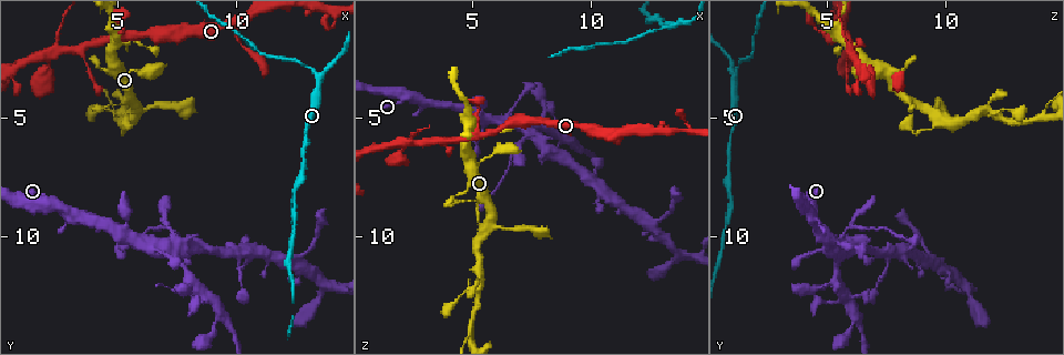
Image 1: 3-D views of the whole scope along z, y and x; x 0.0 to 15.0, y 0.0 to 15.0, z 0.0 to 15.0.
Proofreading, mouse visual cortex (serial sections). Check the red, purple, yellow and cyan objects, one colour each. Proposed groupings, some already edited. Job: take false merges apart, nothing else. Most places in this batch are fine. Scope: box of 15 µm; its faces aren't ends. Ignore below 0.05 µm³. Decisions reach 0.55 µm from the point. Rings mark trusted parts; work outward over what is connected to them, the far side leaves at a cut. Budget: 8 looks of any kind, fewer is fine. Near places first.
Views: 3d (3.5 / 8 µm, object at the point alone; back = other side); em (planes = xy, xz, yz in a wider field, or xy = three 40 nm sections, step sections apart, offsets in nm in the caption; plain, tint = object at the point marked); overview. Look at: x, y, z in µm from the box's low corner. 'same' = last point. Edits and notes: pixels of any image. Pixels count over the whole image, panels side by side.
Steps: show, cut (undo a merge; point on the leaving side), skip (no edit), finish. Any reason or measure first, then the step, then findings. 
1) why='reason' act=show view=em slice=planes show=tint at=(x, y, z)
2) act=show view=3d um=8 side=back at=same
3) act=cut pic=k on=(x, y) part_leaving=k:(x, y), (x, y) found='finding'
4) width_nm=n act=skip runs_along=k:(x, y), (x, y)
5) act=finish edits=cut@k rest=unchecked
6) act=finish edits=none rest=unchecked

why='a fork' act=show view=3d um=3.5 at=(4.9, 1.8, 5.8)

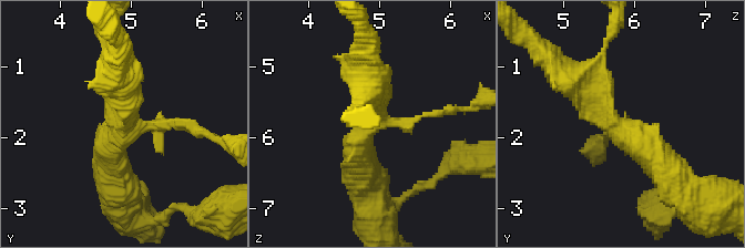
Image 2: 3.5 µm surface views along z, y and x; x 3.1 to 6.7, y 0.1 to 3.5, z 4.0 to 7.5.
act=show view=em slice=xy step=2 show=tint at=(4.85, 1.85, 5.80)

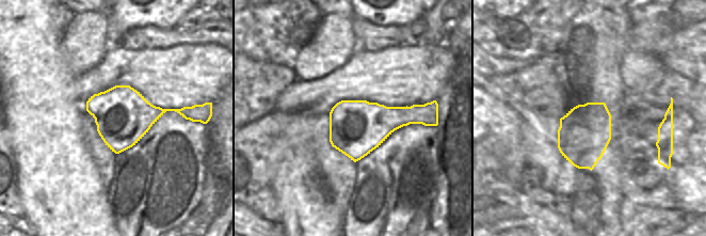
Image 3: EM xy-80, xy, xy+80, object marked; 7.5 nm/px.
act=show view=em slice=planes show=tint at=same

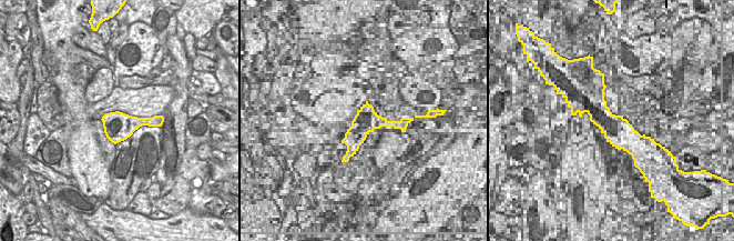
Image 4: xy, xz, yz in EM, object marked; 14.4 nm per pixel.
width_nm=420 act=skip runs_along=2:(673, 178), (568, 75) found='continuous, no second cell'

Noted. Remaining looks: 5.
act=show view=3d um=8 at=(2.1, 2.4, 6.0)

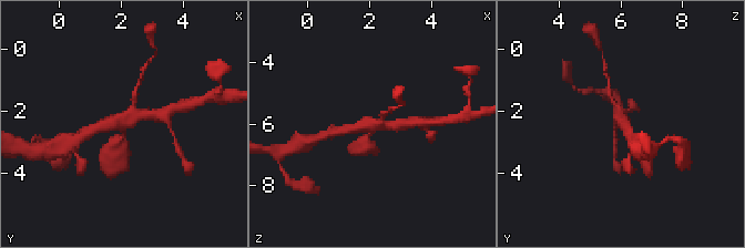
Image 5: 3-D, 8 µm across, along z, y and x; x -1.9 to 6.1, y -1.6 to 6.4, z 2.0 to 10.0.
arms=4 arm_widths_nm=150,200,300,300 act=show view=em slice=planes show=tint at=(2.2, 2.3, 6.1)

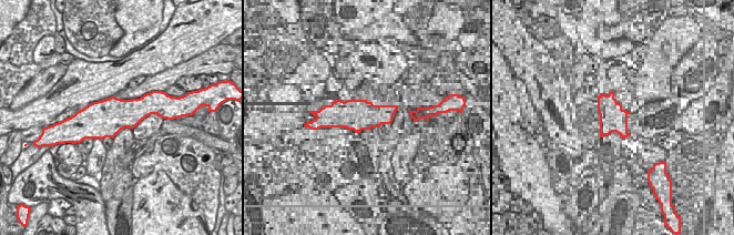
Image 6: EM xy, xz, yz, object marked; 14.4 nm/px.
width_nm=550 act=skip runs_along=5:(154, 115), (123, 121), (115, 144) found='one cell here'

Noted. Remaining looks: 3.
why='three arms meet' act=show view=3d um=8 at=(4.9, 5.1, 13.9)

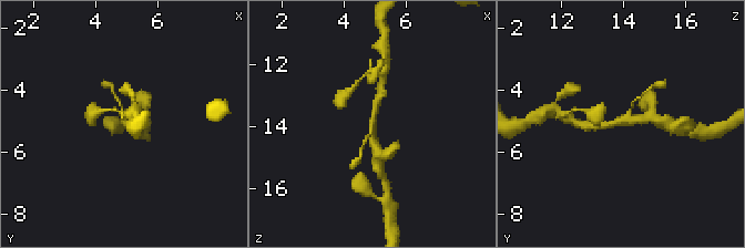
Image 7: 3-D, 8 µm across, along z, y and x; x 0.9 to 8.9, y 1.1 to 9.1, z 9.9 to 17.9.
why='need the tissue' act=show view=em slice=xy step=3 show=tint at=(5.0, 5.0, 14.1)

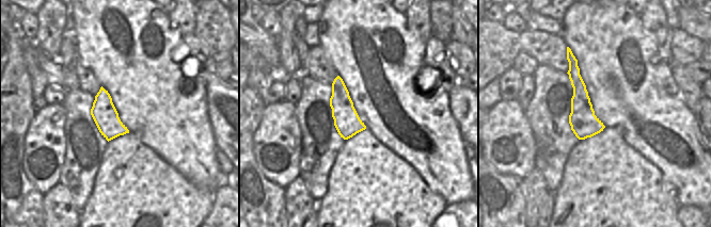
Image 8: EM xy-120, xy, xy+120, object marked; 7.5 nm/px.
arm_widths_nm=100,200,300 act=skip found='continuous, no second cell'

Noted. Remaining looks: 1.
act=finish edits=none rest=unchecked

